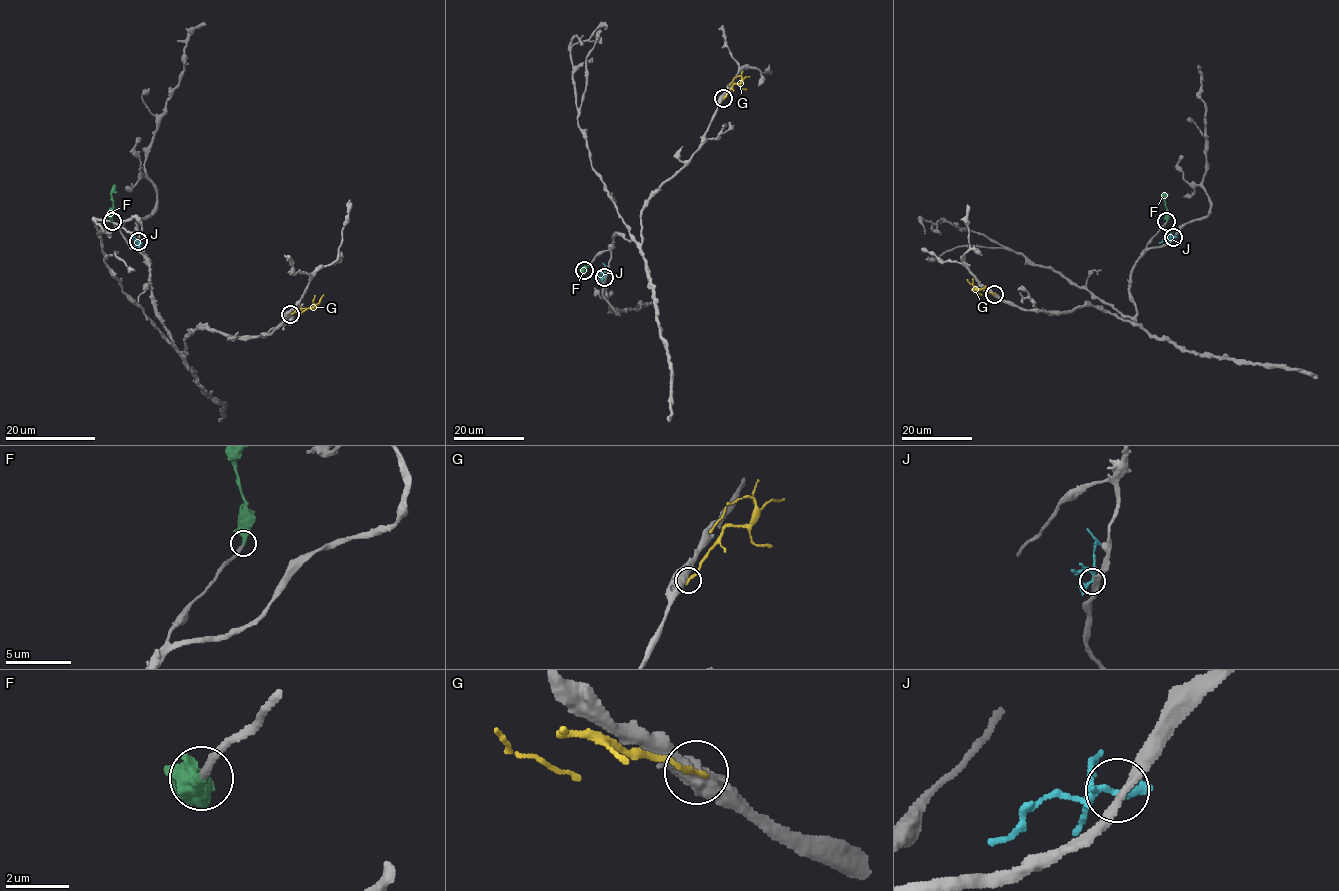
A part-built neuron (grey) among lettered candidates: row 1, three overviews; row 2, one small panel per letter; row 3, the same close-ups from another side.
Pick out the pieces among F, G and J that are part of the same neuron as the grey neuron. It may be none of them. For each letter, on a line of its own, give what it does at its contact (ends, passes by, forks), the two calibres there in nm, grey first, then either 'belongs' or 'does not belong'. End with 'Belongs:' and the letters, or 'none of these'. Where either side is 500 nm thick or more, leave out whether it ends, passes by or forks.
F: it ends; calibres 220 and 360 nm; belongs
G: calibres 550 and 200 nm; does not belong
J: it forks; calibres 280 and 180 nm; does not belong
Belongs: F

